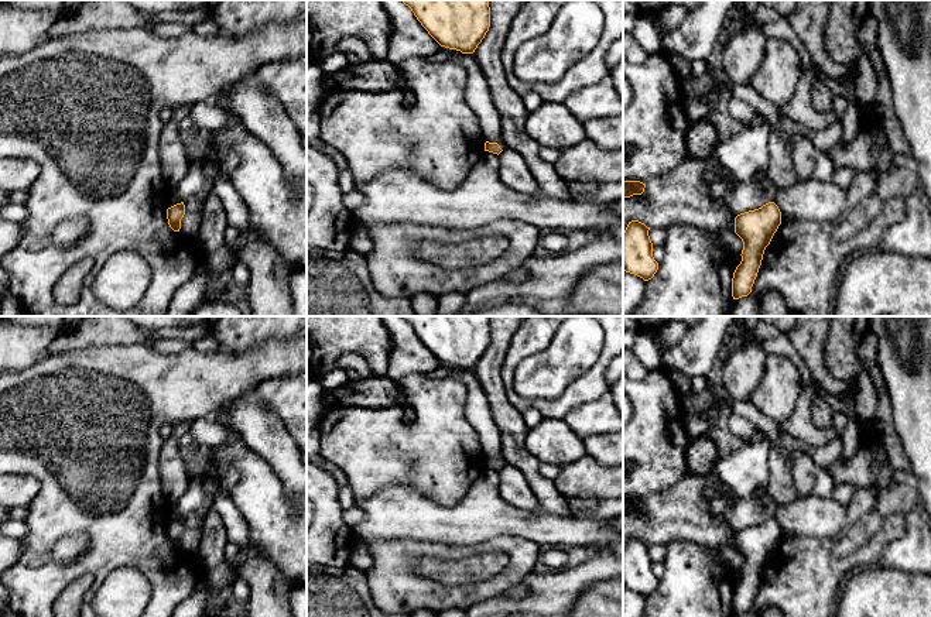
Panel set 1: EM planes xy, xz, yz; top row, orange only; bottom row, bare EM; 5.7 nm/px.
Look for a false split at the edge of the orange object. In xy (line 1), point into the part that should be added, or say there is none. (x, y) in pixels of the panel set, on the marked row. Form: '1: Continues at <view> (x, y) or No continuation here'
1: No continuation here

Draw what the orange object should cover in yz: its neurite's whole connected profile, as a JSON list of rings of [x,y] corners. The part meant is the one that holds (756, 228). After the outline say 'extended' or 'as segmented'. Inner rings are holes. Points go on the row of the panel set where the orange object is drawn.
[[[774,202],[735,217],[735,233],[743,241],[742,261],[732,278],[732,296],[739,299],[752,292],[766,247],[781,224],[781,212]]]; as segmented

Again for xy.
[[[184,202],[177,203],[171,208],[167,209],[167,219],[168,219],[168,224],[174,232],[179,232],[181,229],[181,219],[185,215],[185,205]]]; as segmented

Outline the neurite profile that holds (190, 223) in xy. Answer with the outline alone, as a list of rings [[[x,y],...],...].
[[[210,168],[203,171],[203,175],[206,178],[206,185],[201,192],[198,192],[195,196],[184,202],[185,205],[185,215],[181,219],[181,229],[179,233],[186,237],[188,240],[196,240],[198,230],[199,230],[199,210],[205,200],[205,198],[212,192],[212,186],[216,179],[215,171]]]

